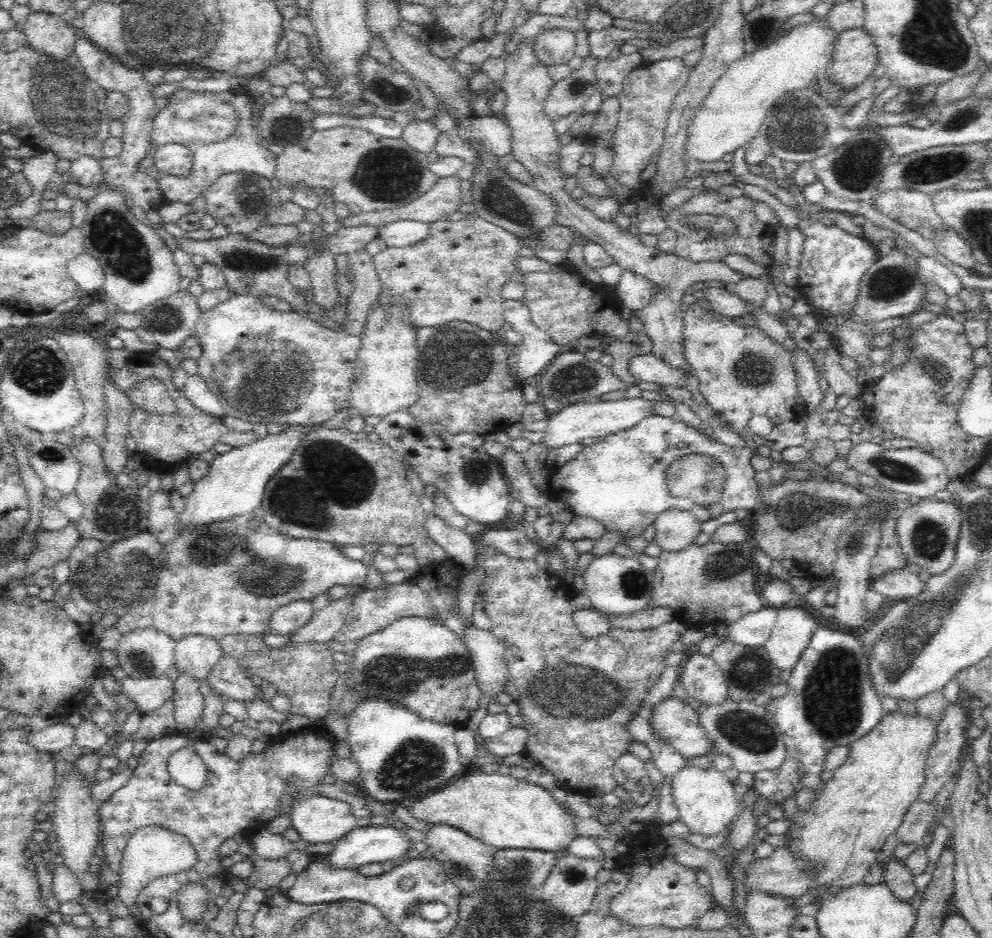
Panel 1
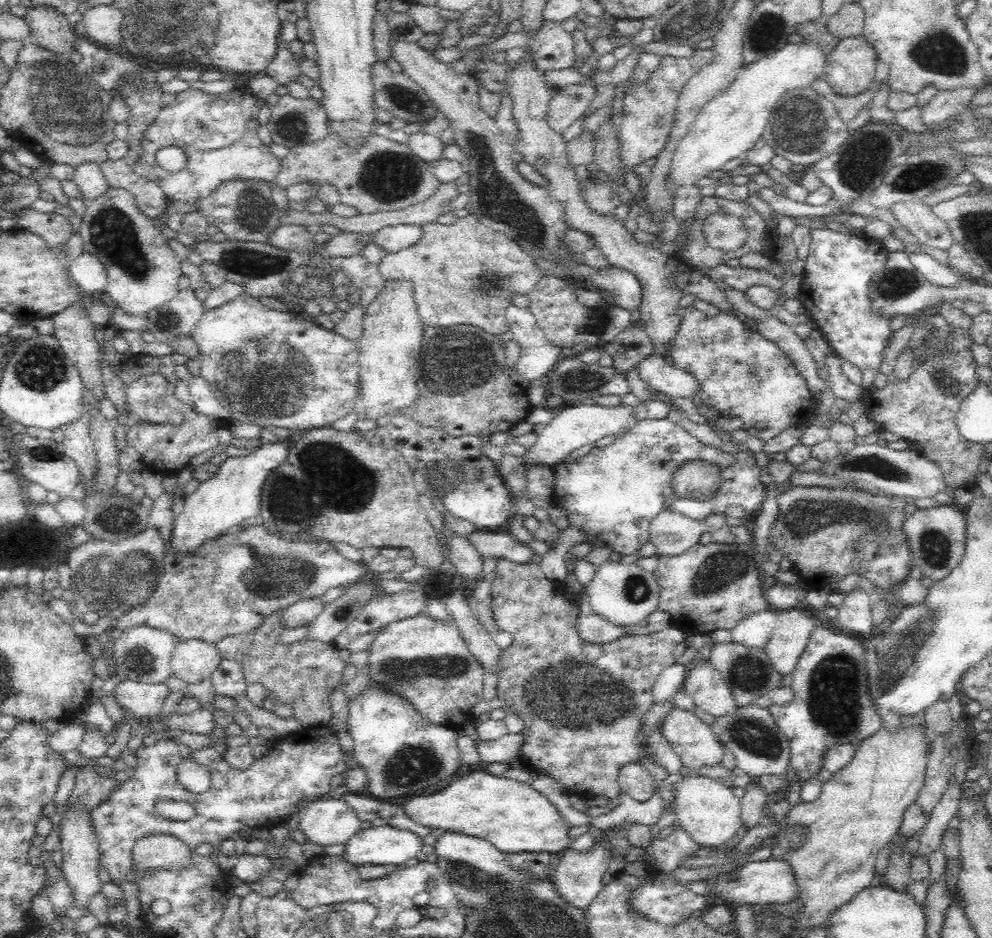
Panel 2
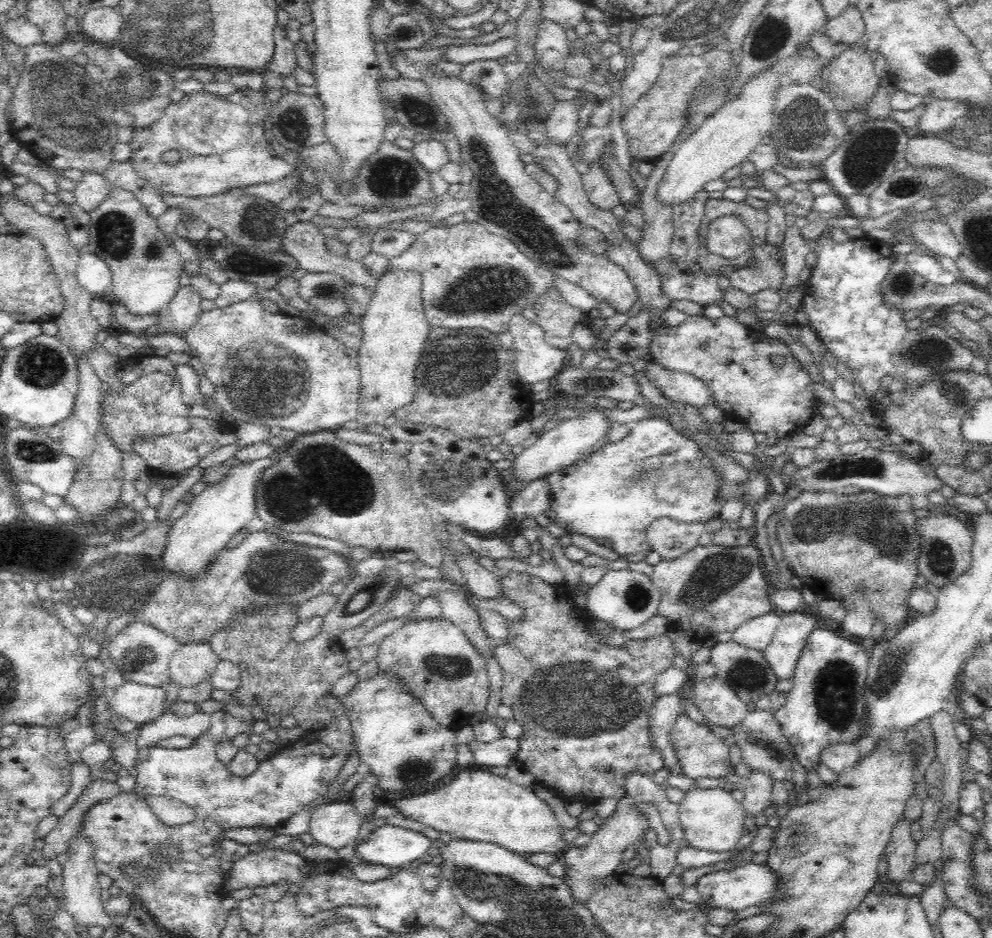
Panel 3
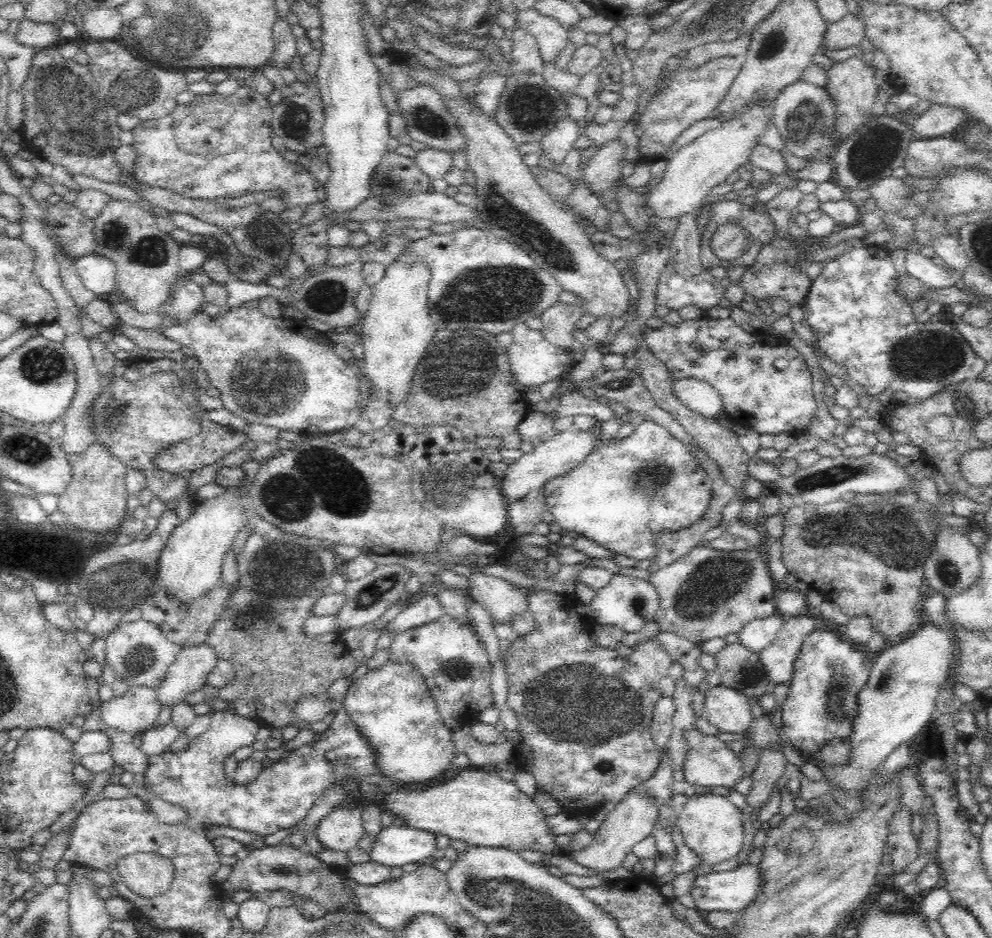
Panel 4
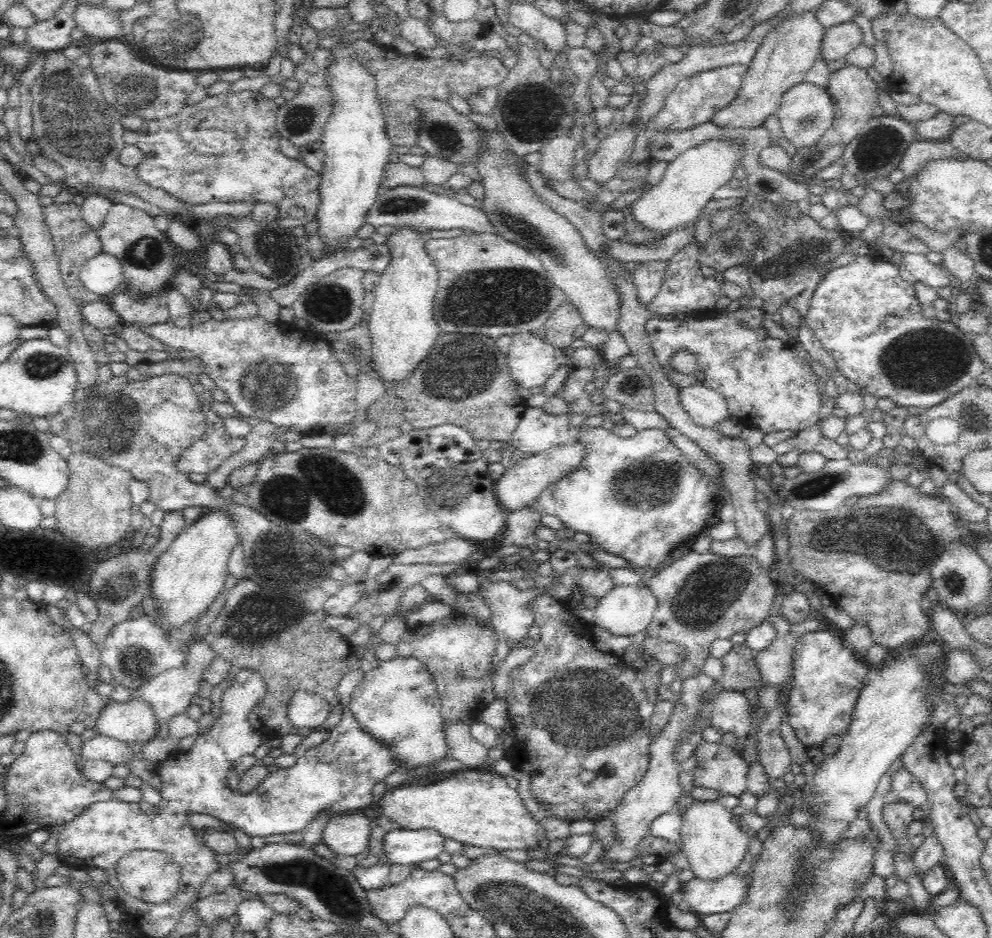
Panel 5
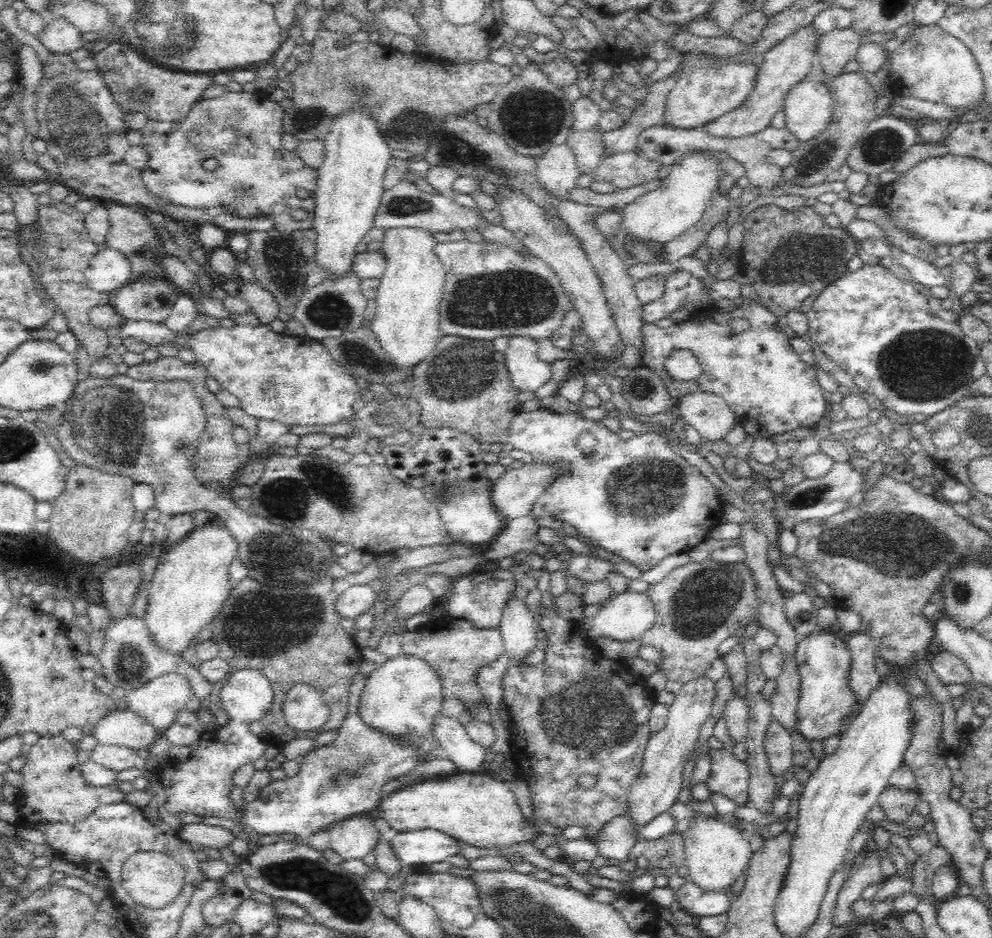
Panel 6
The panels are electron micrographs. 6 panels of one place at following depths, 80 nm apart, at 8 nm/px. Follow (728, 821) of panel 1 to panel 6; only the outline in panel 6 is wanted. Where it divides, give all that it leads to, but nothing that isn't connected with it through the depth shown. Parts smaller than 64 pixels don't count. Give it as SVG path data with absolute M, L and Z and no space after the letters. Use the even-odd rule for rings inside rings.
M700 813L693 825L682 835L685 844L685 866L688 867L690 880L705 894L728 892L740 876L746 874L754 852L741 828L734 829L718 818L710 818Z

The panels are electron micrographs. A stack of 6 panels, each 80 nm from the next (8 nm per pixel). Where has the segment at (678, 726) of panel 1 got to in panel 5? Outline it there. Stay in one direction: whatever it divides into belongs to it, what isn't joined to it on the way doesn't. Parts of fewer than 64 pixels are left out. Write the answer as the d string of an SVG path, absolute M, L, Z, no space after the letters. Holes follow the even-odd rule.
M703 742L700 750L696 752L697 765L693 771L695 786L704 786L716 790L720 795L730 795L740 798L747 790L748 762L744 757L738 756L733 746L722 744L709 744Z

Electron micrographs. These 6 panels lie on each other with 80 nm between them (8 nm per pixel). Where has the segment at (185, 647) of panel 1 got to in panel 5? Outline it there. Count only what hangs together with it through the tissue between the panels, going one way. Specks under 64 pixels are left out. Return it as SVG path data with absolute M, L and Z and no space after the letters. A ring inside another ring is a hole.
M205 641L195 644L191 648L190 654L187 655L186 664L182 668L168 670L168 672L148 680L140 689L131 692L132 699L150 705L158 726L168 725L174 716L185 713L192 705L192 699L197 696L199 690L199 683L203 680L202 674L215 657L217 657L216 652Z

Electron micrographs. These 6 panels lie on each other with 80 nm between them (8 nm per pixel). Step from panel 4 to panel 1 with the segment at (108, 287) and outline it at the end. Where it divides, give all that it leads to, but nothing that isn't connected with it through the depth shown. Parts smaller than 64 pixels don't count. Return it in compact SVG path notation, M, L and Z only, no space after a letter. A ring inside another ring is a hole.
M82 254L68 264L68 275L77 287L86 293L86 297L103 288L105 273L98 260L90 254Z

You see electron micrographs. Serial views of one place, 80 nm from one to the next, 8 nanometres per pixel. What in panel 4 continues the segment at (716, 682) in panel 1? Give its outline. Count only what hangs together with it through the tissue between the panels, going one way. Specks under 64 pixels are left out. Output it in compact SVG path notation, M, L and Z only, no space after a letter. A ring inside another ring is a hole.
M716 686L707 695L703 716L720 733L747 734L752 722L748 697L730 688Z

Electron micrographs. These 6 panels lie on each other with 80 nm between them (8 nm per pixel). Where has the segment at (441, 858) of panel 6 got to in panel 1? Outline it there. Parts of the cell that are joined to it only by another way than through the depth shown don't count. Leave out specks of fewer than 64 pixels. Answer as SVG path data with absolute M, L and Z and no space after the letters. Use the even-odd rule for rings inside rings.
M391 824L356 827L347 835L344 835L340 840L334 843L334 851L325 854L324 857L329 859L333 866L338 868L351 868L357 870L360 866L372 863L386 862L387 860L400 860L404 858L414 842L404 831L392 827Z

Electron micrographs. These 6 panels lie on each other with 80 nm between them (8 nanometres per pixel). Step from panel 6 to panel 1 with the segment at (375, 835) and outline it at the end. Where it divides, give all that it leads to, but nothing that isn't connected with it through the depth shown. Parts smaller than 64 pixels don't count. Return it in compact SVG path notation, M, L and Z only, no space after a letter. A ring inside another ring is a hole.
M318 794L292 807L292 826L310 844L335 843L357 827L357 818L345 801Z

